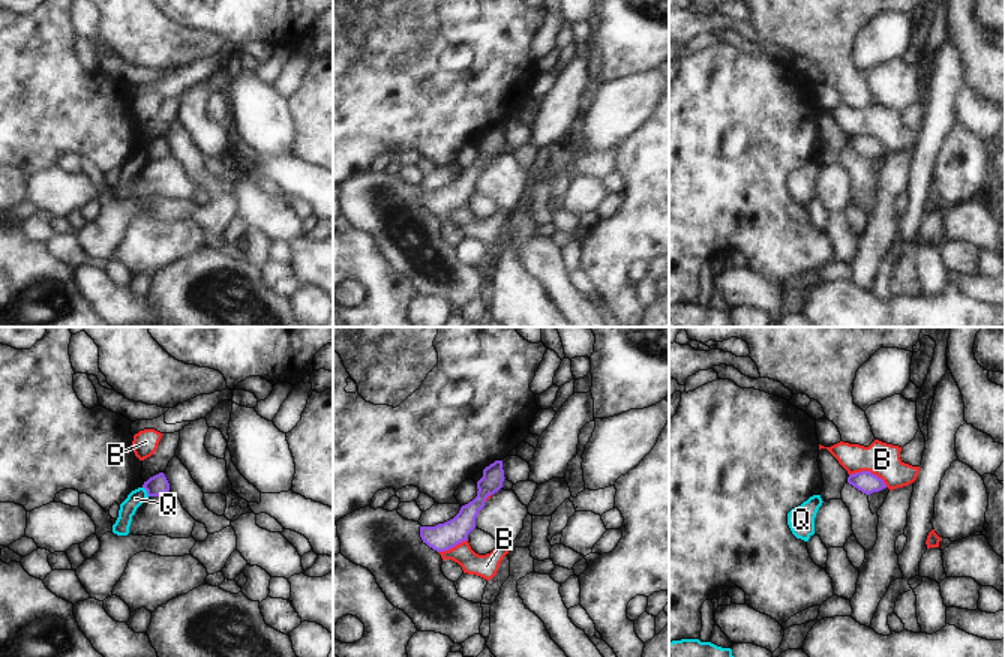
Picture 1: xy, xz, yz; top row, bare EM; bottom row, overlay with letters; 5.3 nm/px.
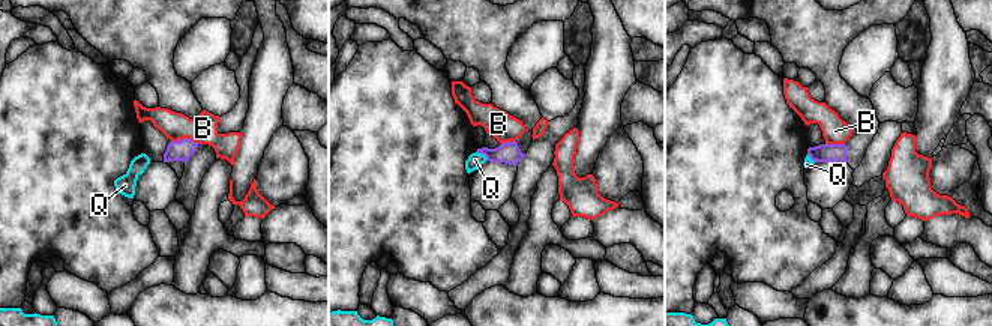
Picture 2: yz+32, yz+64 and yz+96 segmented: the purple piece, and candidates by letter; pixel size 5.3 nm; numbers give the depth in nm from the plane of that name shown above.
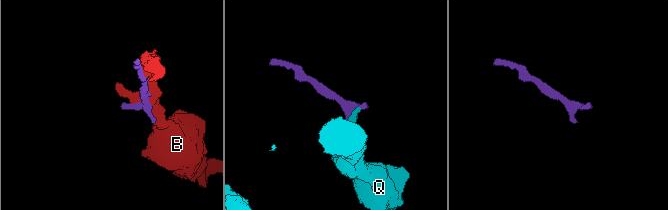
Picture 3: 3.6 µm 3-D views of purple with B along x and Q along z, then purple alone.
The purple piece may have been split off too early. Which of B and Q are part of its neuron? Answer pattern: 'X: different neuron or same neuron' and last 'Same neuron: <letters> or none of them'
B: different neuron
Q: different neuron
Same neuron: none of them

